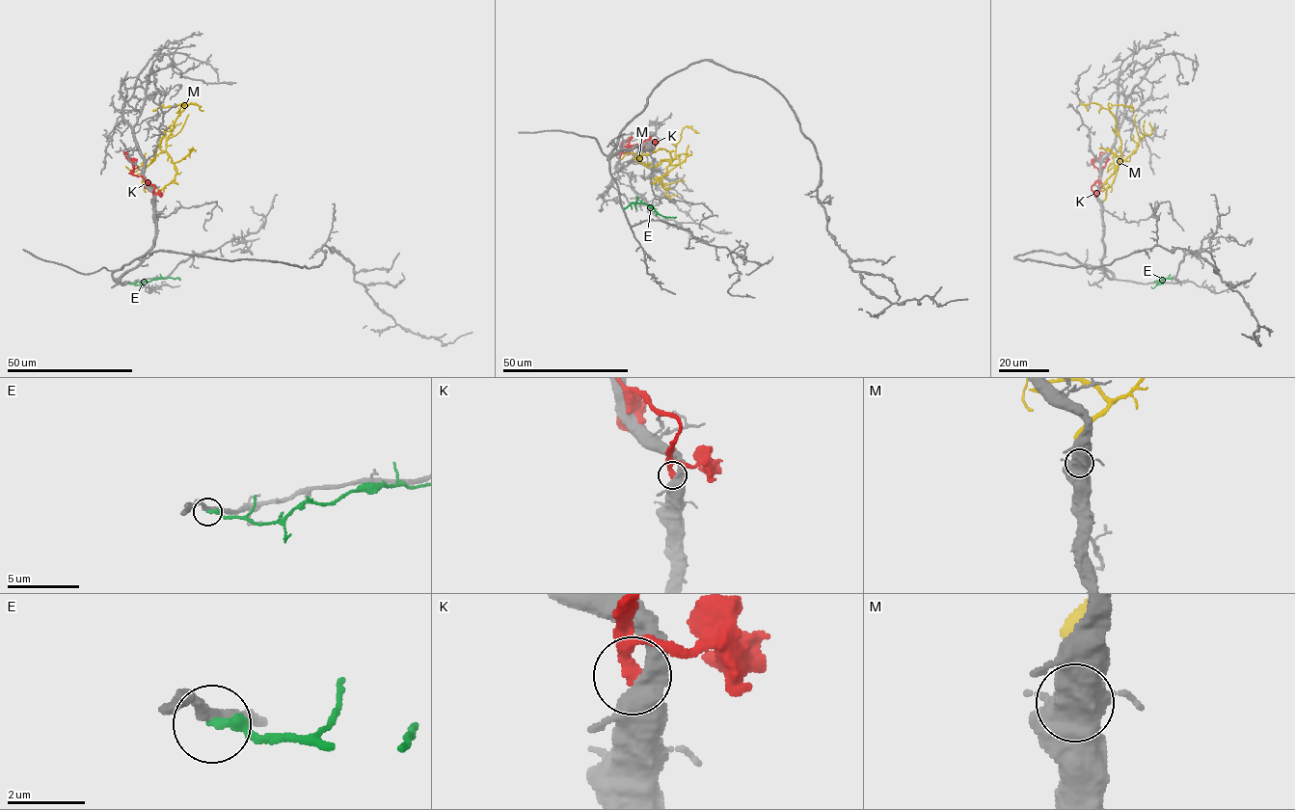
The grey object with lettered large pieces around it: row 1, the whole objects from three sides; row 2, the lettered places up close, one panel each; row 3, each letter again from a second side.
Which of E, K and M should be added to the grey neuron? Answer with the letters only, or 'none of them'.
M

